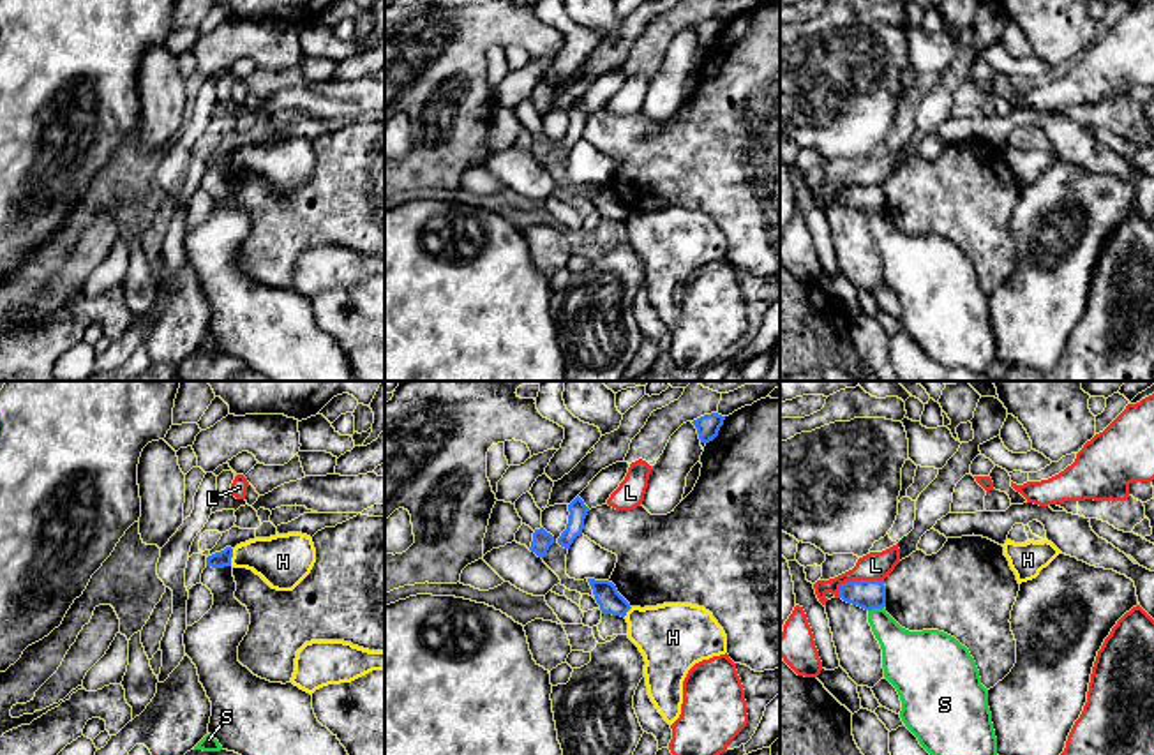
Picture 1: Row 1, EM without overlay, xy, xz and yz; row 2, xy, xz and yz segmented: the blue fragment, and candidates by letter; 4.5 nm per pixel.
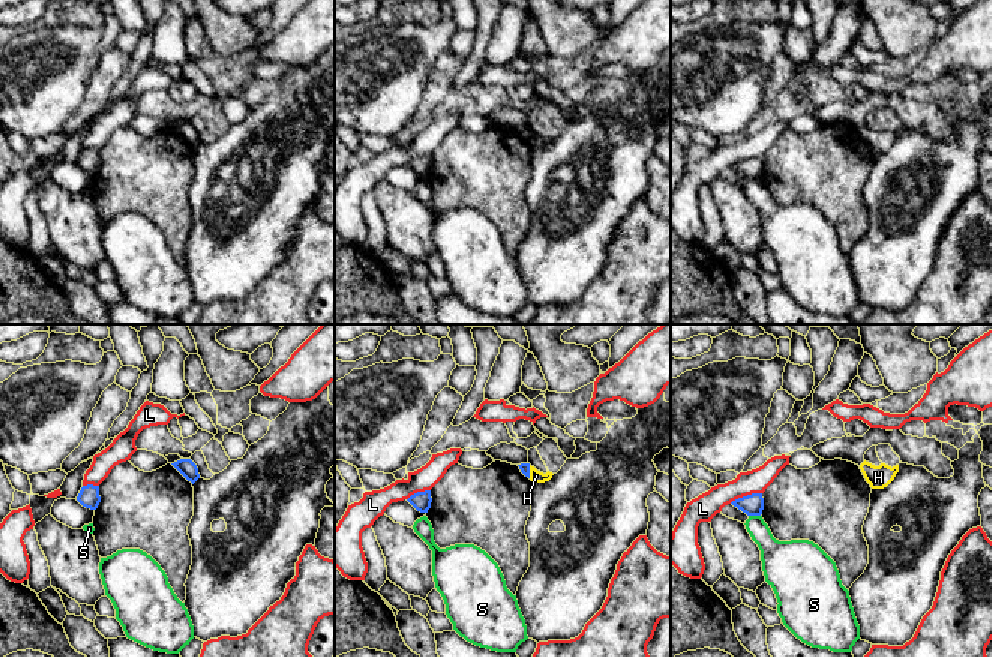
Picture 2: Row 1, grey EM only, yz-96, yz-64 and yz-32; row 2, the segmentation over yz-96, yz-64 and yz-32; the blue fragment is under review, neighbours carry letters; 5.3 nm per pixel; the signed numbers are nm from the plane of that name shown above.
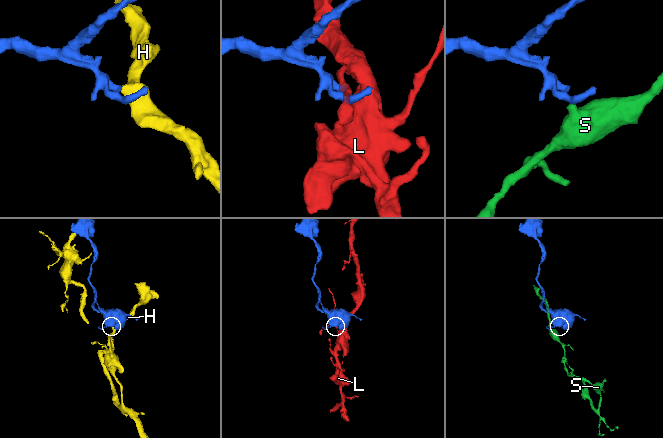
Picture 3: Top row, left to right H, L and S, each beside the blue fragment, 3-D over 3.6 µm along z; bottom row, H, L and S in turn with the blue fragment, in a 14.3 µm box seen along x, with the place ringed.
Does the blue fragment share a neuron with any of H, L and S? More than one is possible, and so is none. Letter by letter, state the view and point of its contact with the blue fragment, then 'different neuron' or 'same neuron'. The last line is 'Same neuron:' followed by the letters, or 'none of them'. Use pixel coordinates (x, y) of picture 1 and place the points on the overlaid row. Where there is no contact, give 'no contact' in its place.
H: meets blue in xy at (232, 556); different neuron
L: meets blue in yz at (856, 581); different neuron
S: meets blue in yz at (876, 607); different neuron
Same neuron: none of them

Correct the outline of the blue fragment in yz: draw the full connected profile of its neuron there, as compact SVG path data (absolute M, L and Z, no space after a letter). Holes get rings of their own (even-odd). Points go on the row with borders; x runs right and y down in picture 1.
M852 580L840 586L838 598L865 610L886 607L884 580Z

